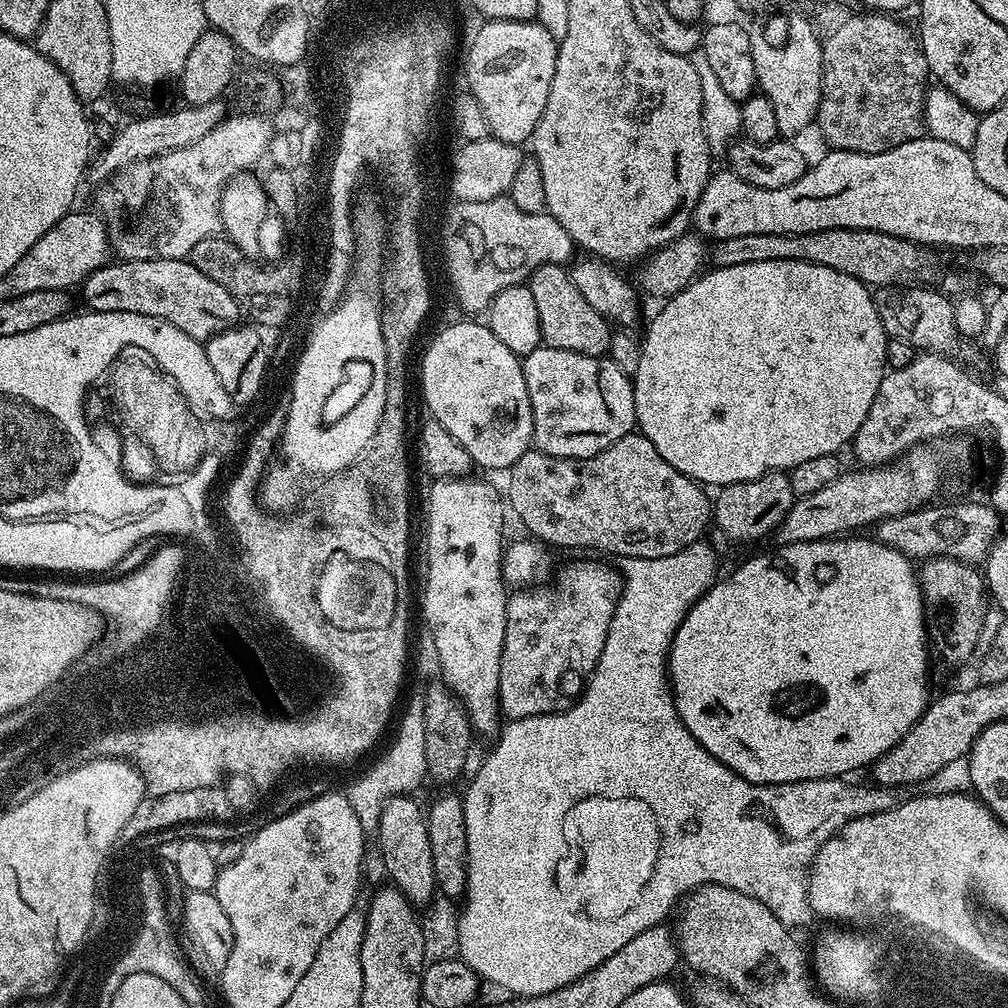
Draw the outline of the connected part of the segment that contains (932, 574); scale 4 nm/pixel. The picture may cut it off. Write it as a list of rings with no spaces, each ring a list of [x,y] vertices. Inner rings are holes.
[[[937,556],[935,559],[923,561],[918,579],[920,592],[924,595],[926,631],[935,655],[937,652],[948,664],[960,664],[972,655],[973,659],[985,635],[985,577],[971,564],[963,564],[961,560],[949,556]]]

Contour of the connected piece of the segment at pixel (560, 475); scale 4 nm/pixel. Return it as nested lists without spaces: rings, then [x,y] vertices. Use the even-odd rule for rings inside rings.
[[[636,430],[606,446],[606,450],[581,460],[551,456],[539,450],[526,451],[512,464],[510,475],[506,500],[511,511],[512,508],[516,511],[517,518],[533,532],[529,533],[537,541],[553,549],[597,548],[629,560],[666,558],[697,543],[714,520],[714,504],[704,493],[707,491],[686,474],[674,470],[654,450],[654,442]]]

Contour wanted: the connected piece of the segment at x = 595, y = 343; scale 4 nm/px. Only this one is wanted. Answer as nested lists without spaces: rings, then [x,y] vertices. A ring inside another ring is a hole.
[[[543,264],[534,269],[526,283],[530,294],[534,294],[534,303],[538,310],[540,339],[547,347],[558,350],[574,350],[578,354],[587,356],[601,358],[608,356],[608,347],[614,335],[613,325],[609,324],[602,314],[598,314],[598,310],[594,310],[594,306],[590,306],[590,302],[586,302],[586,298],[582,298],[582,290],[578,290],[574,286],[574,282],[570,282],[567,267],[558,264]]]

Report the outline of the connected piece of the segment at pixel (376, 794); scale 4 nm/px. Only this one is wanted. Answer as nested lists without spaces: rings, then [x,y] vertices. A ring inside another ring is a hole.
[[[416,702],[404,712],[400,720],[400,733],[396,741],[388,748],[388,753],[369,770],[360,776],[349,788],[346,795],[350,806],[354,806],[354,814],[358,814],[358,822],[362,822],[365,830],[376,830],[383,806],[392,796],[412,794],[423,780],[426,780],[426,734],[424,733],[424,705]]]

